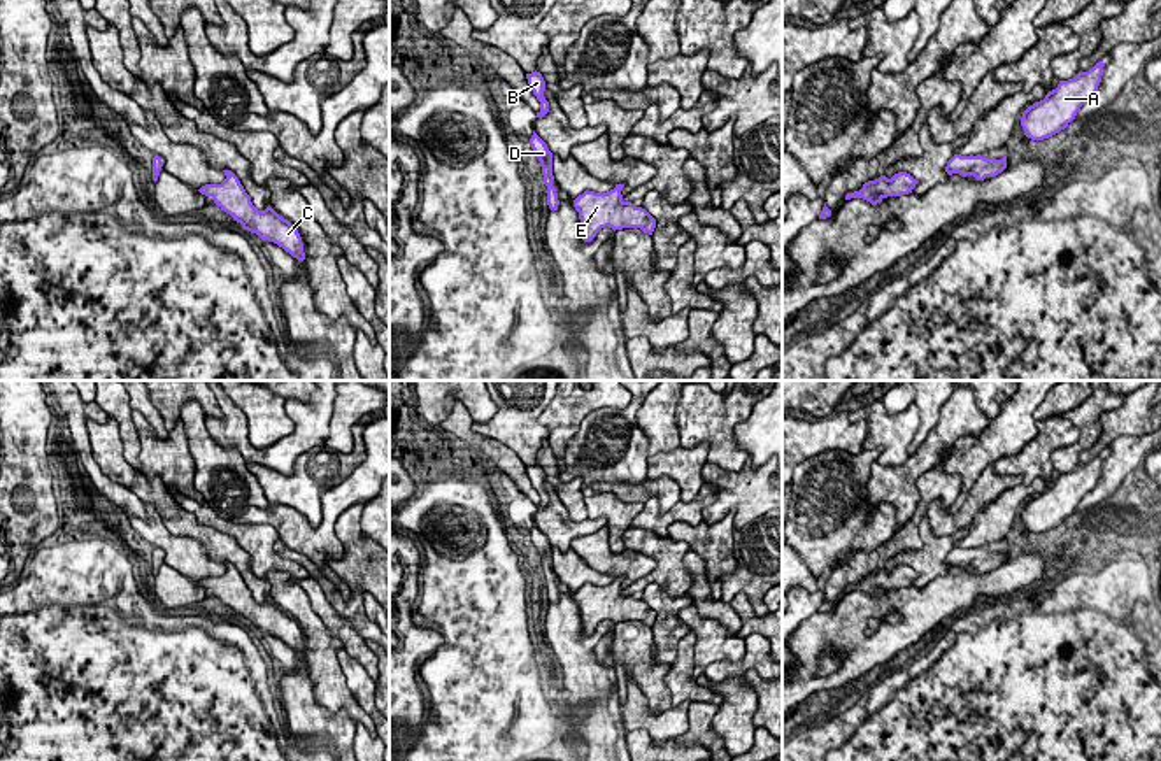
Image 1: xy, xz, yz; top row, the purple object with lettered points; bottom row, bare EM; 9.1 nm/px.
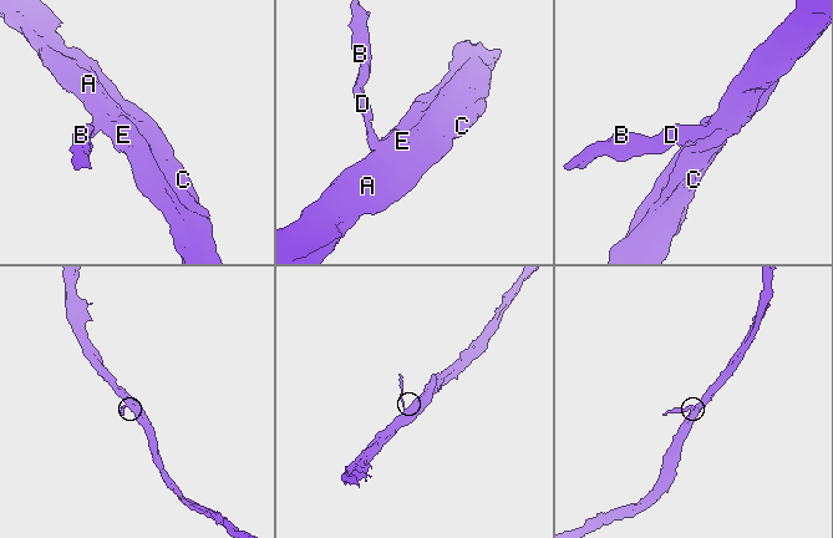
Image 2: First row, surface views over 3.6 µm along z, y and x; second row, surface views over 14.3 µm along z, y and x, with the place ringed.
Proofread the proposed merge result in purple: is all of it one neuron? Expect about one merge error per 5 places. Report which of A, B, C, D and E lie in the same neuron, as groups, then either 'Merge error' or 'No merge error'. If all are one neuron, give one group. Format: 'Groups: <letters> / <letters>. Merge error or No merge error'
Groups: A B C D E. No merge error

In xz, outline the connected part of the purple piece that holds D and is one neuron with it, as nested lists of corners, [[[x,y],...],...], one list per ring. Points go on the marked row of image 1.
[[[533,132],[530,139],[530,146],[535,153],[535,156],[540,161],[544,184],[547,186],[547,205],[551,210],[558,210],[559,200],[556,188],[552,186],[554,175],[552,175],[552,153],[547,149],[545,142]]]

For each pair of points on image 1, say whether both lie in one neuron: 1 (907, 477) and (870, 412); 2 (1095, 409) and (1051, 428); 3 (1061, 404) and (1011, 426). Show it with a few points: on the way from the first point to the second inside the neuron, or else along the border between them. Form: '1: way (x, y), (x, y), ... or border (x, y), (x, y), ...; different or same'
1: border (909, 458), (898, 465), (881, 465), (877, 462); different
2: border (1061, 414), (1079, 430), (1079, 437), (1070, 446); different
3: border (1046, 398), (1035, 411), (1037, 421); different

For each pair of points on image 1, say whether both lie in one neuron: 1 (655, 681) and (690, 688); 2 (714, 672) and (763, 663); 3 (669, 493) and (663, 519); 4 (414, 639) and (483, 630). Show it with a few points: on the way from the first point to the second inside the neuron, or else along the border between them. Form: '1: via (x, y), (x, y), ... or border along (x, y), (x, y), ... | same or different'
1: border along (669, 663), (665, 684), (672, 705) | different
2: via (726, 670), (751, 663) | same
3: border along (679, 500), (665, 511), (656, 498), (644, 504) | different
4: border along (441, 632), (442, 644), (432, 654) | different

